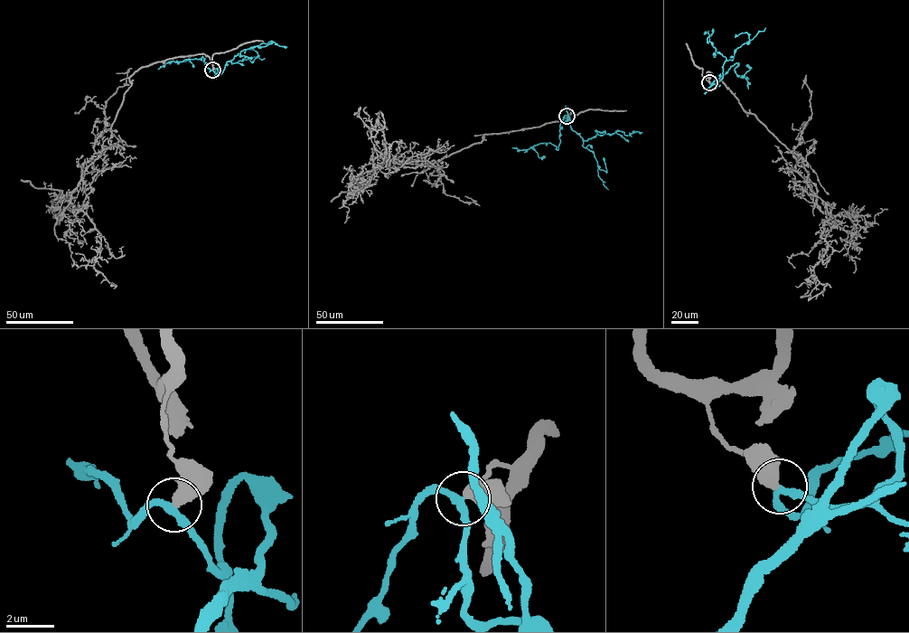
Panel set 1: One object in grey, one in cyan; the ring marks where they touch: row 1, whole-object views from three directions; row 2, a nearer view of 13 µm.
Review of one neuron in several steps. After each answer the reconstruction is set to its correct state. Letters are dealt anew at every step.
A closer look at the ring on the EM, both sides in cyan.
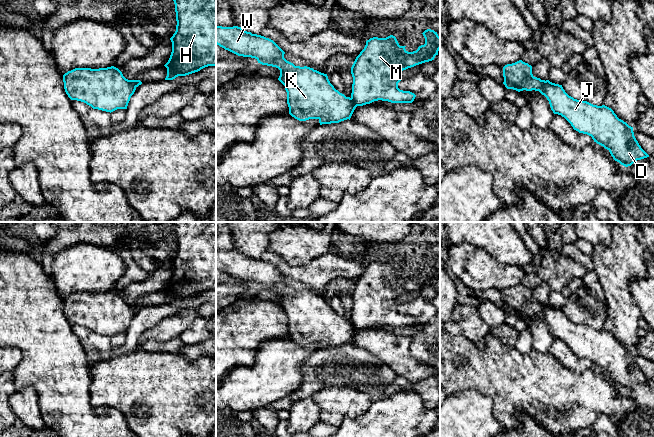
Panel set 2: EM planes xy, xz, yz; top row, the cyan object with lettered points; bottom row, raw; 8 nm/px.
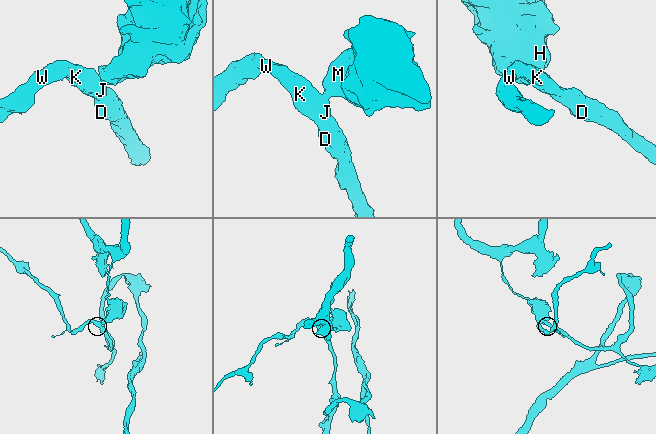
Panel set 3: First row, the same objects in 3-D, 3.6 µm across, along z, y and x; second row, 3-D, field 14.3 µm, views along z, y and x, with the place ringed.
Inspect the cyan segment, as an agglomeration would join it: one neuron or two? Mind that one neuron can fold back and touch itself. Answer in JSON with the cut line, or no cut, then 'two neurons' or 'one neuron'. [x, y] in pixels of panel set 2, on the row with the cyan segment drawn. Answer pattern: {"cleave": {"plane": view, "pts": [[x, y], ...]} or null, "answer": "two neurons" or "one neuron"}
{"cleave": {"plane": "yz", "pts": [[545, 81], [539, 91]]}, "answer": "two neurons"}

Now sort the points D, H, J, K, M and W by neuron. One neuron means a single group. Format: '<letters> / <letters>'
D J K W / H M

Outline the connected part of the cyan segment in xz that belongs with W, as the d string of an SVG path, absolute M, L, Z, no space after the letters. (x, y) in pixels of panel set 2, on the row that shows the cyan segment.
M216 26L216 44L238 56L255 58L262 65L280 70L278 80L285 86L289 114L299 121L318 119L320 125L339 123L351 118L357 105L334 88L327 74L313 68L295 66L284 58L285 52L271 39L252 34L238 26Z

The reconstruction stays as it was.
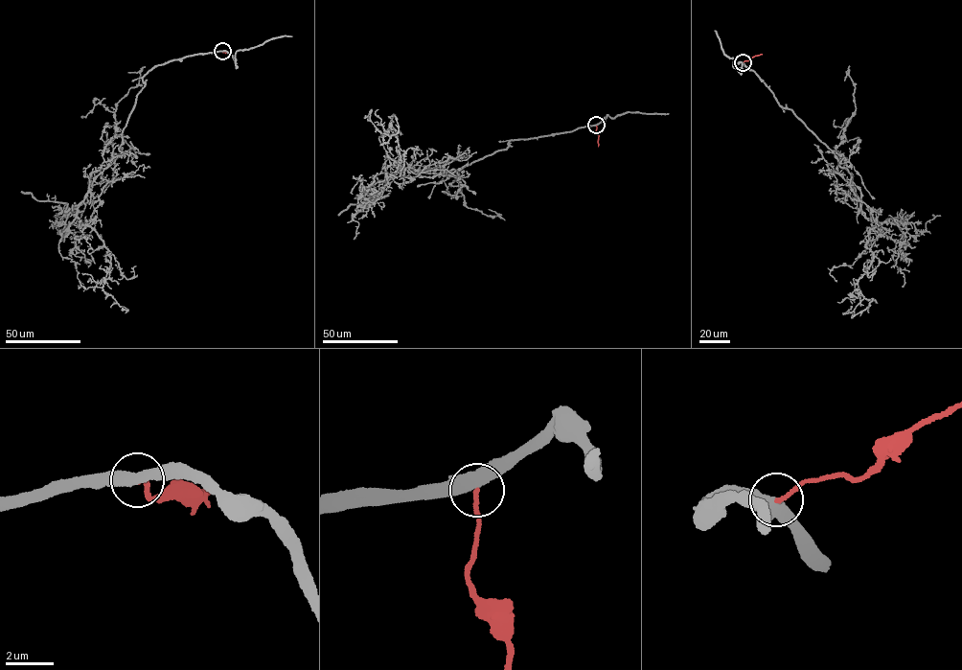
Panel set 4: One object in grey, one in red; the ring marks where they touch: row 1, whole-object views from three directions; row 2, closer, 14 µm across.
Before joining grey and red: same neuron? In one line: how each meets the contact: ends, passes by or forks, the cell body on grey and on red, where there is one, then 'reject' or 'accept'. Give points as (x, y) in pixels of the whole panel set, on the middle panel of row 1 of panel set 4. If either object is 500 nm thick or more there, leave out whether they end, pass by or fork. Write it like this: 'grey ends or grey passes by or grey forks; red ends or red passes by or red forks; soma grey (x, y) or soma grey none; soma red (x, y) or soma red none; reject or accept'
grey passes by; red ends; soma grey none; soma red none; accept

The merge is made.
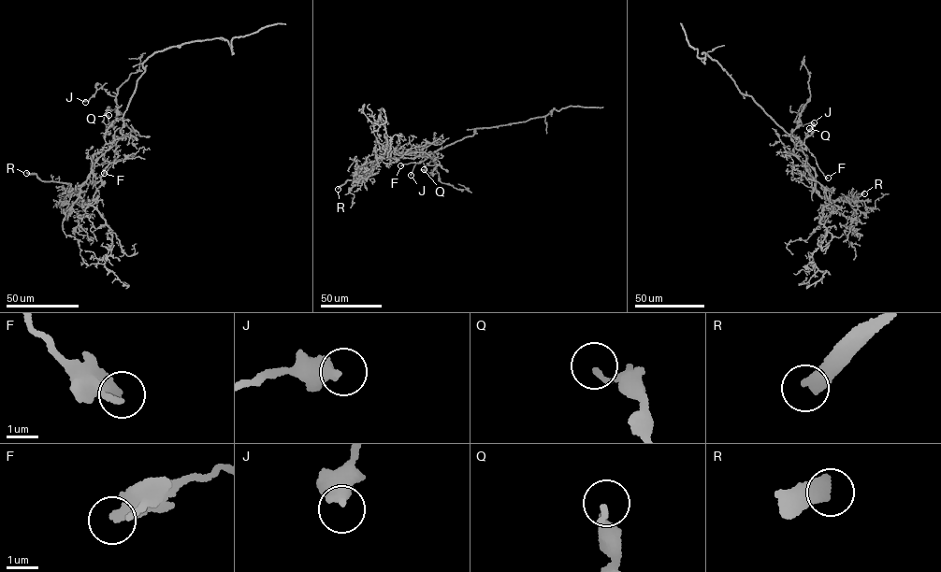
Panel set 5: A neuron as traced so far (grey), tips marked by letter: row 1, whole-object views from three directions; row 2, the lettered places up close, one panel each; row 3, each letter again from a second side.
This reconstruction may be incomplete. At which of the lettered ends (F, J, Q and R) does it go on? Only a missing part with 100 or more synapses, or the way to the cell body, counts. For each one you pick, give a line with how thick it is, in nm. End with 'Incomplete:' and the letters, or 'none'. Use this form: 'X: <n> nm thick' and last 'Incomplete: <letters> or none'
R: 440 nm thick
Incomplete: R

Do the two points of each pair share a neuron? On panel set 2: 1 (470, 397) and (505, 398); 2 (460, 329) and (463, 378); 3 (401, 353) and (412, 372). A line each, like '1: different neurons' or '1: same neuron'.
1: different neurons
2: different neurons
3: same neuron

